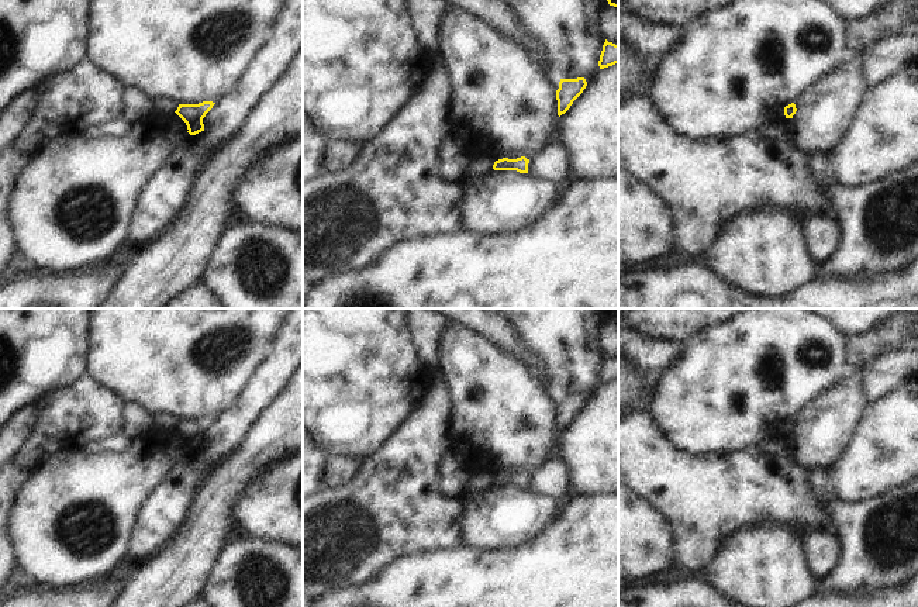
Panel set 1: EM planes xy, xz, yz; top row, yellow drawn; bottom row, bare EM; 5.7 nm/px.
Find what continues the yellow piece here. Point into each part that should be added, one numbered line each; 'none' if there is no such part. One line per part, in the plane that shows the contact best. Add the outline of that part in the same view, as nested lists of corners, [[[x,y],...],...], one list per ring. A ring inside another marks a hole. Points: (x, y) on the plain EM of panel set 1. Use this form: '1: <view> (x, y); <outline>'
none

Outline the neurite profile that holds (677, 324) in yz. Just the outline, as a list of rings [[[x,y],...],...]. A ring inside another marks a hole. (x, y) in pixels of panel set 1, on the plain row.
[[[631,308],[624,321],[628,328],[658,339],[673,339],[677,344],[687,341],[697,331],[731,320],[748,308]]]

